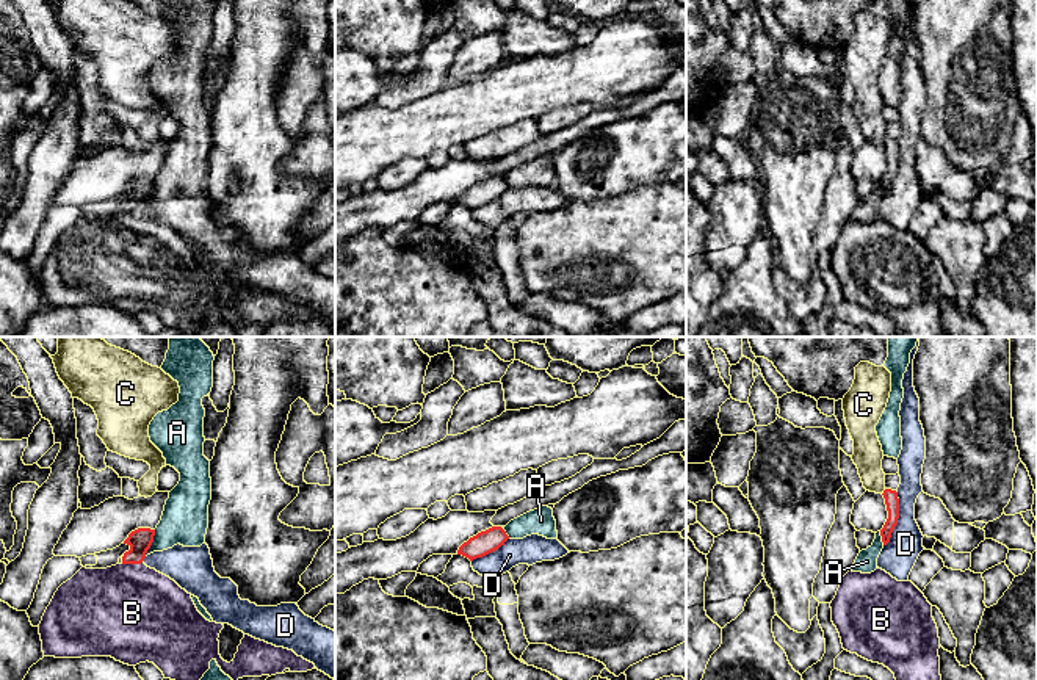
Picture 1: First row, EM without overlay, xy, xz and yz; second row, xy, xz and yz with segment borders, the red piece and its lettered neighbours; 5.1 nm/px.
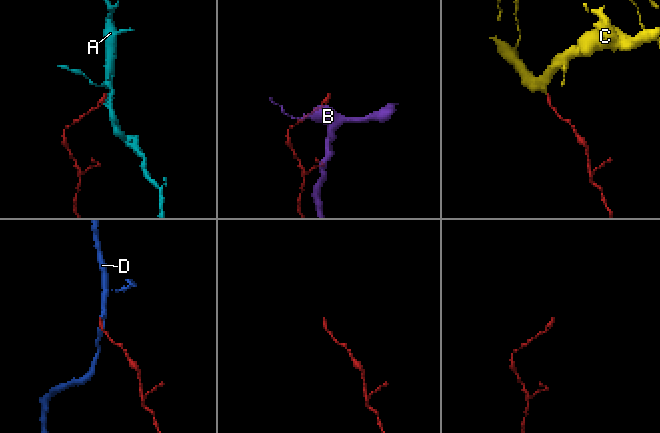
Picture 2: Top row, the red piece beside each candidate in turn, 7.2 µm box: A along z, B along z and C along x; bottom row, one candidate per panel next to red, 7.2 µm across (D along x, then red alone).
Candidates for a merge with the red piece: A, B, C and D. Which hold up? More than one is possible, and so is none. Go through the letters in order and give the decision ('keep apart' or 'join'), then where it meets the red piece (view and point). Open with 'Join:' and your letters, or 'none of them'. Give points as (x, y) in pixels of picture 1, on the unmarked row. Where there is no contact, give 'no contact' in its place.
Join: C
A: keep apart | xy (152, 190)
B: keep apart | xy (132, 212)
C: join | yz (884, 141)
D: keep apart | yz (898, 166)

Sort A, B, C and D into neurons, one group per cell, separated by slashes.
A / B / C / D

